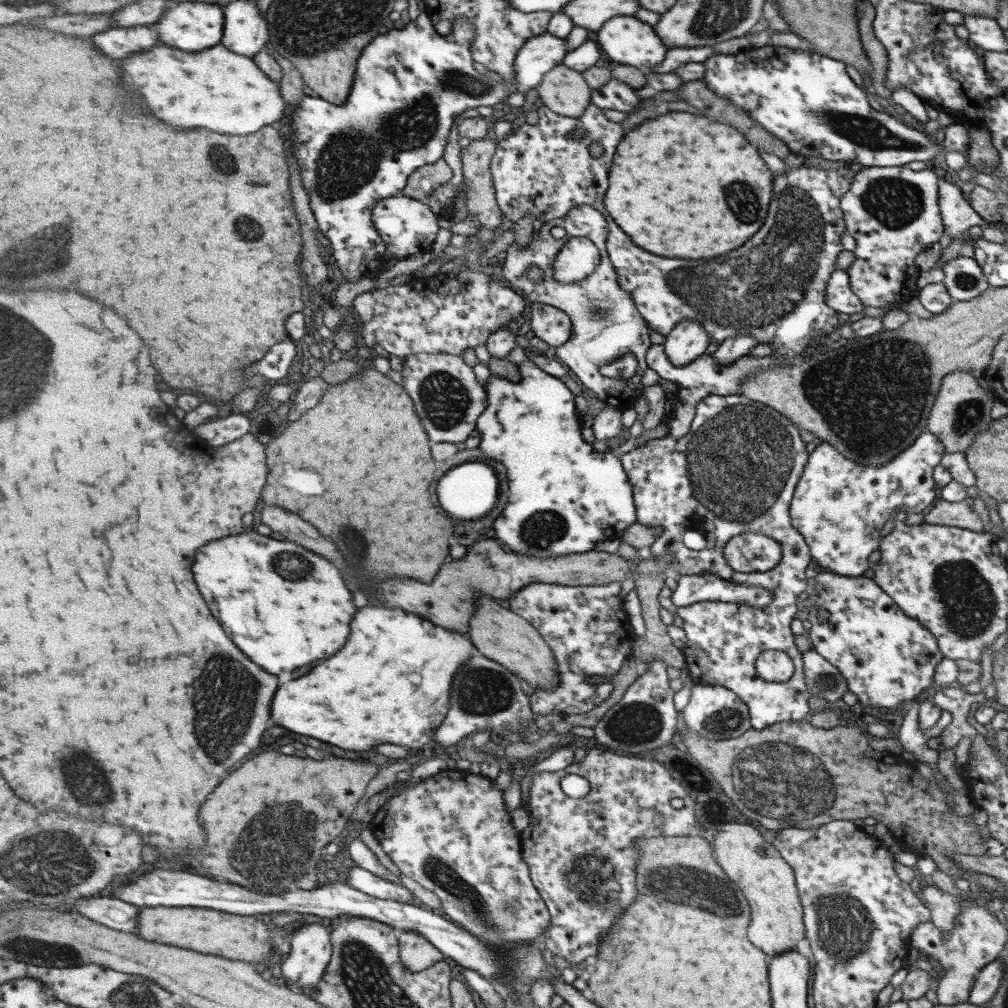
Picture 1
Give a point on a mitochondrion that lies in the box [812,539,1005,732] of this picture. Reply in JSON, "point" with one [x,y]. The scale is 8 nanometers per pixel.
{"point":[968,602]}

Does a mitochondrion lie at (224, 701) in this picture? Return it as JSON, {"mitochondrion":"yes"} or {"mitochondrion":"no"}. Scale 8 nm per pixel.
{"mitochondrion":"yes"}

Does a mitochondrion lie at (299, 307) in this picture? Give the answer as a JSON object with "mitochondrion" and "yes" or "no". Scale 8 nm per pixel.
{"mitochondrion":"no"}

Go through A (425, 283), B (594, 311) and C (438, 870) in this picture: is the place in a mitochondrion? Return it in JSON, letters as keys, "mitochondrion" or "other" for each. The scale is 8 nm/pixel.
{"A":"other","B":"mitochondrion","C":"mitochondrion"}

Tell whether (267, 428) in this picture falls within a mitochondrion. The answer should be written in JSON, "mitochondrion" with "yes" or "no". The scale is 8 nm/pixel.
{"mitochondrion":"no"}

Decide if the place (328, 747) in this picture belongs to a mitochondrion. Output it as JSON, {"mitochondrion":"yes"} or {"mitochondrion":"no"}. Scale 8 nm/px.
{"mitochondrion":"no"}

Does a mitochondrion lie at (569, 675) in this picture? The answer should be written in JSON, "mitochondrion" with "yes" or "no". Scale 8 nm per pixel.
{"mitochondrion":"no"}

